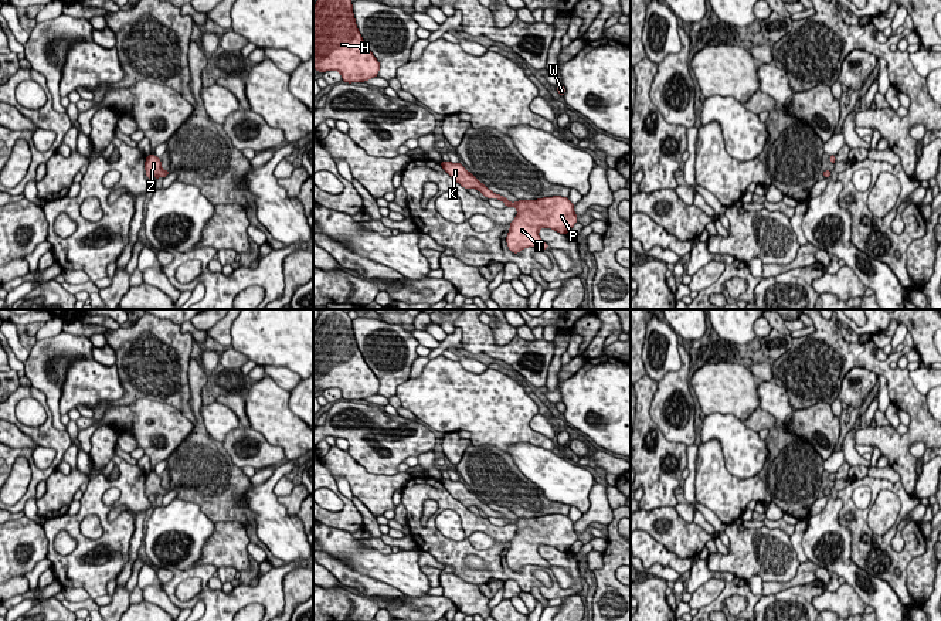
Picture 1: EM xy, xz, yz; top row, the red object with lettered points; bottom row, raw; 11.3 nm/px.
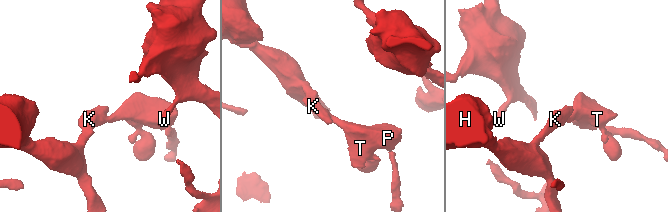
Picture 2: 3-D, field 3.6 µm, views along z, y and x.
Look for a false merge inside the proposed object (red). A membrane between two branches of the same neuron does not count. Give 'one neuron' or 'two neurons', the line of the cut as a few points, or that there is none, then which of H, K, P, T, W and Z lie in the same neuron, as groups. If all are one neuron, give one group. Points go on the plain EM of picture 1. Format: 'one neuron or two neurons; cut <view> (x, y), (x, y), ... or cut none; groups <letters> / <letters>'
one neuron; cut none; groups H K P T W Z

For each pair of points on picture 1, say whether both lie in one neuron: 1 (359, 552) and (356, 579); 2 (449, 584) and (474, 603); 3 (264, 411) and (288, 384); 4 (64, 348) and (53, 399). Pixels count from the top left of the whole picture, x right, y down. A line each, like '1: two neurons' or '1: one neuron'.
1: two neurons
2: one neuron
3: two neurons
4: one neuron

